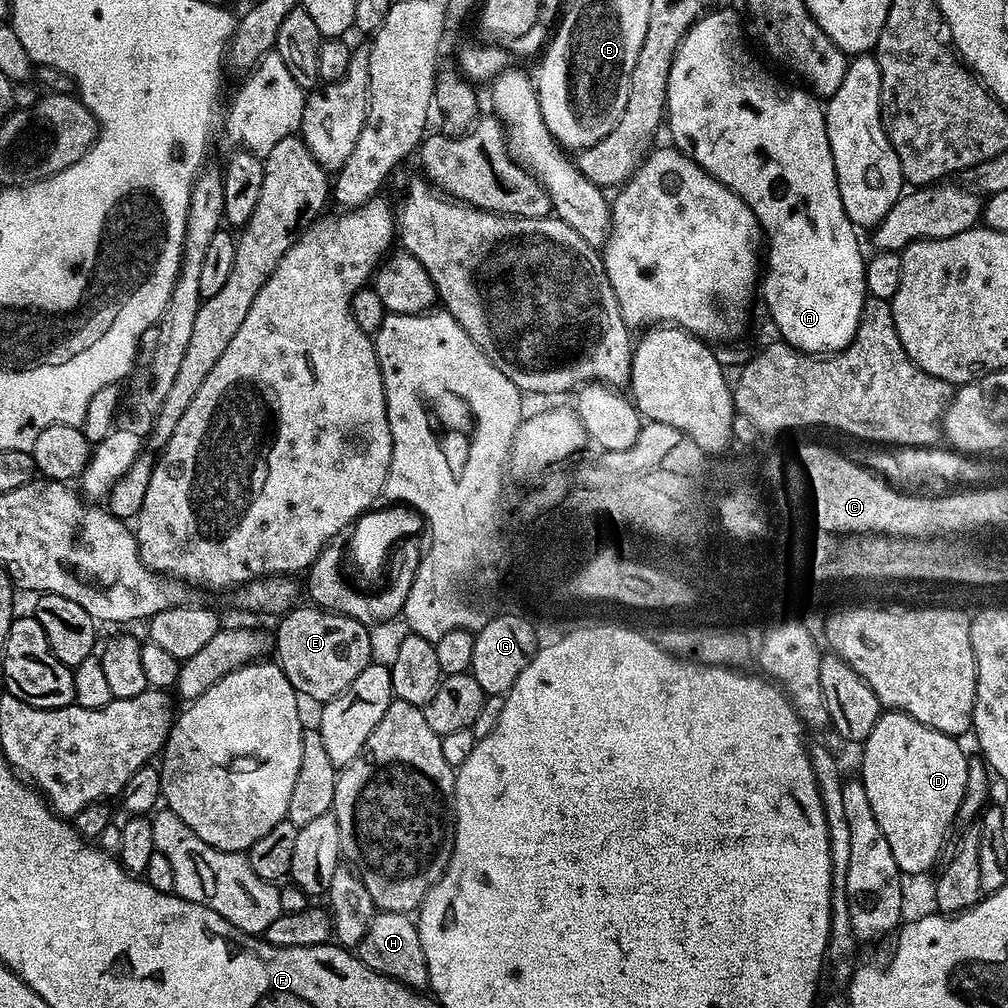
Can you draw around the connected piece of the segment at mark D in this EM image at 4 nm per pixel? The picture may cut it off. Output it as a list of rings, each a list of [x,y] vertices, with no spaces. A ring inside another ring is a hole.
[[[891,710],[881,711],[878,722],[874,722],[874,730],[870,730],[870,734],[862,741],[864,748],[864,757],[860,760],[860,771],[858,777],[864,784],[866,795],[870,800],[870,807],[874,810],[874,817],[878,820],[882,833],[886,836],[886,841],[890,844],[891,853],[894,854],[894,861],[900,867],[902,873],[910,875],[918,875],[927,873],[931,864],[940,856],[940,851],[944,848],[944,839],[950,835],[950,829],[955,822],[955,816],[958,814],[959,804],[962,802],[963,792],[966,790],[967,764],[969,757],[960,749],[961,741],[959,739],[942,734],[938,730],[934,730],[930,726],[926,726],[922,722],[918,722],[914,718],[910,718],[905,712],[894,712]]]

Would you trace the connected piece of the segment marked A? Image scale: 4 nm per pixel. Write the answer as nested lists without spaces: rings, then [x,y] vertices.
[[[717,7],[704,13],[696,20],[690,30],[682,38],[678,50],[674,54],[674,62],[670,66],[670,78],[666,86],[666,132],[672,135],[671,143],[684,156],[691,156],[692,160],[702,170],[706,170],[722,186],[726,186],[750,210],[754,210],[757,222],[760,223],[766,244],[772,247],[772,257],[767,257],[766,271],[762,276],[762,296],[764,292],[764,304],[768,307],[768,316],[772,319],[774,327],[780,331],[779,339],[797,348],[799,352],[809,354],[835,354],[852,343],[856,331],[860,325],[860,316],[864,313],[864,301],[866,289],[864,286],[864,265],[866,263],[865,253],[860,253],[860,240],[856,225],[850,222],[846,210],[842,206],[842,194],[838,194],[838,178],[834,174],[834,154],[830,154],[830,138],[826,134],[826,118],[824,117],[825,105],[807,87],[791,88],[780,80],[775,80],[764,68],[756,65],[754,57],[748,53],[744,45],[744,32],[740,29],[740,16],[732,8]]]

